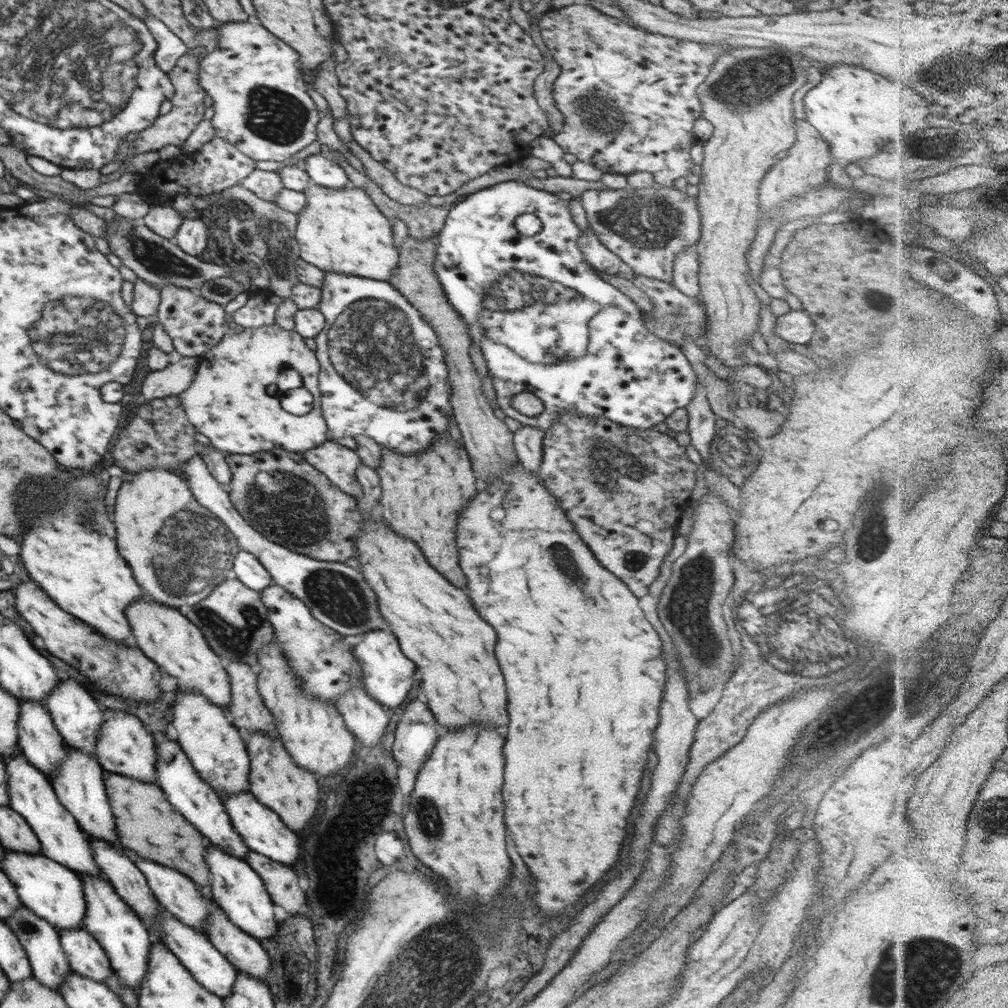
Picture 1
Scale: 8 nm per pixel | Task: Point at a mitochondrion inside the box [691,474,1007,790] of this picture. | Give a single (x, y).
(761, 593)

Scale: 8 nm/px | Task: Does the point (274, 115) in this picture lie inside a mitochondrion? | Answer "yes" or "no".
yes

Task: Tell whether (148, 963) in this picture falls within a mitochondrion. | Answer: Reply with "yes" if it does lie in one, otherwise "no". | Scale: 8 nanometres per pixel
no

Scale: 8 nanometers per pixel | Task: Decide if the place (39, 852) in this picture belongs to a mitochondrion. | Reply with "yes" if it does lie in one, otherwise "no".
no

